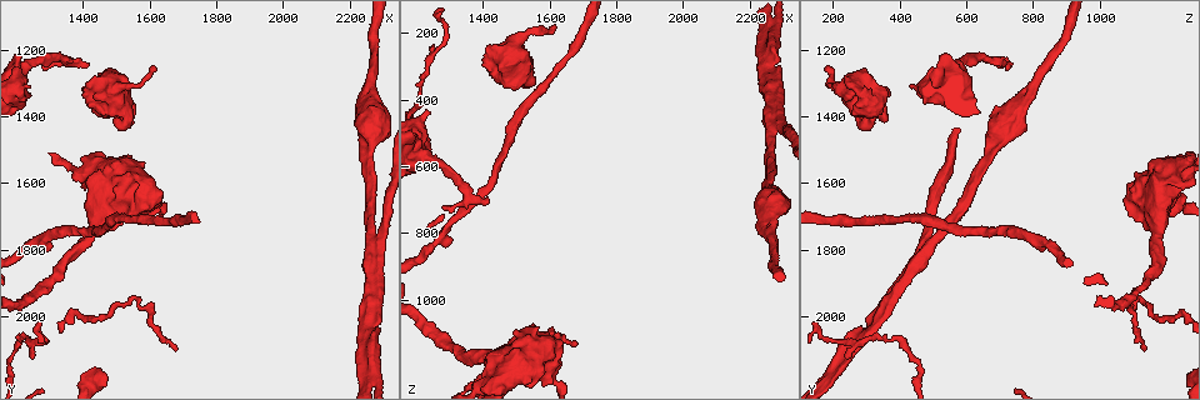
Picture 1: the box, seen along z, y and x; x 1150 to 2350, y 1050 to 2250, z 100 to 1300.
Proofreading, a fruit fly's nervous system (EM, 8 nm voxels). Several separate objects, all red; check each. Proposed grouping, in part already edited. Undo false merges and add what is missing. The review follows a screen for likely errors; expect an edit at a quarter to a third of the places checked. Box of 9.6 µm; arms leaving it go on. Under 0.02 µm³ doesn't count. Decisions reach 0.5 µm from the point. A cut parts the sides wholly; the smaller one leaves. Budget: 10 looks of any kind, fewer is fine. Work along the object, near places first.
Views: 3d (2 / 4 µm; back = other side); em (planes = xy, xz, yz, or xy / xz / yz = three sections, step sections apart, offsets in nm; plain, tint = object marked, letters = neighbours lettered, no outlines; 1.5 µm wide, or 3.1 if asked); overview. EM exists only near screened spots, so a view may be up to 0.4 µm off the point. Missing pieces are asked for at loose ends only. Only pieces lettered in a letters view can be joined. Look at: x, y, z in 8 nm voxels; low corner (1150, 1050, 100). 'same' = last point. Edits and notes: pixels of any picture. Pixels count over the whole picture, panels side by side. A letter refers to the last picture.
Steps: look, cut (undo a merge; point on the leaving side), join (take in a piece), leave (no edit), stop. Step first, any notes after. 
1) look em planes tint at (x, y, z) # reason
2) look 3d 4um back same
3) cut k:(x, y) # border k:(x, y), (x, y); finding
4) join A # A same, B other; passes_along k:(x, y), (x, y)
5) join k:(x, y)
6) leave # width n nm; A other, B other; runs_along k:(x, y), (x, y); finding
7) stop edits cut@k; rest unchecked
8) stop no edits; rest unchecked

look 3d 4um at (1410, 1240, 690) # branch stops here

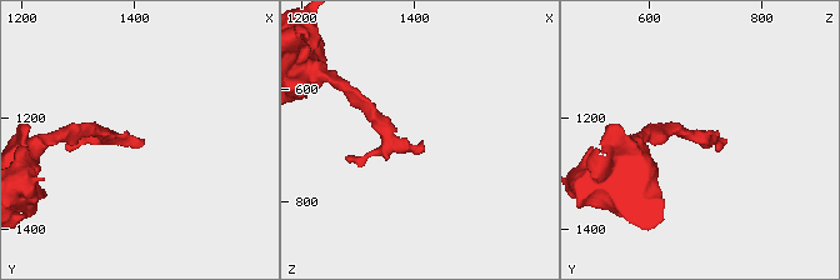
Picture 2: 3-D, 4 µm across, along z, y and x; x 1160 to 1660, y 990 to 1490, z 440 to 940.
look em yz step 8 letters at (1415, 1245, 700)

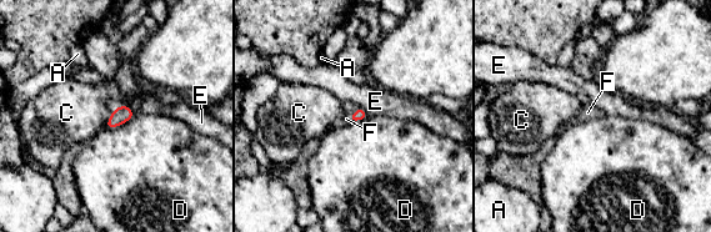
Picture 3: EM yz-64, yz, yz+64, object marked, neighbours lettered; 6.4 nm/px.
look em planes letters same

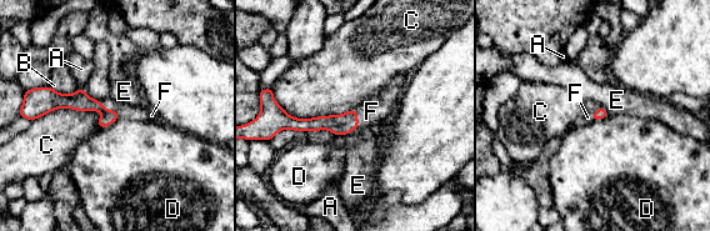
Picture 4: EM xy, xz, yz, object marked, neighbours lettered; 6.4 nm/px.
join F # A other, B other, C other, D other, E other, F same; passes_along 4:(344, 124), (356, 117), (371, 111); it goes on there

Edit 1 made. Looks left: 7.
look 3d 4um at (1230, 1240, 570) # four-way junction

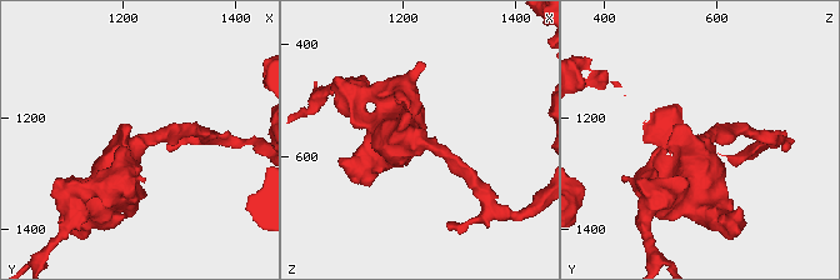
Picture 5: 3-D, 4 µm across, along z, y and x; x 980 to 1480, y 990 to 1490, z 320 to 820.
look em planes letters at (1235, 1250, 565) # arms 4

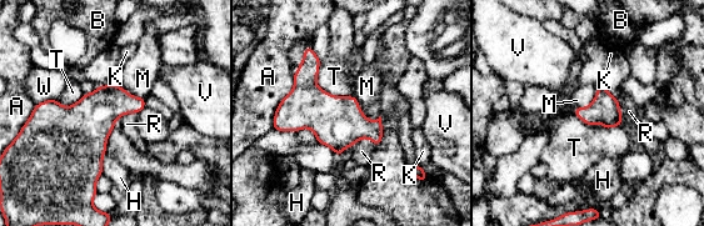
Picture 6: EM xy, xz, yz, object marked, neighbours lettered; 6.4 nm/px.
leave # longest_contact A 400 nm; A other, B other, H other, K other, M other, R other, T other, V other, W other; border 6:(599, 85), (588, 105), (572, 111); all the same neuron

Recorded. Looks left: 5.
look em xz step 8 plain at (1620, 1260, 170) # tapers out

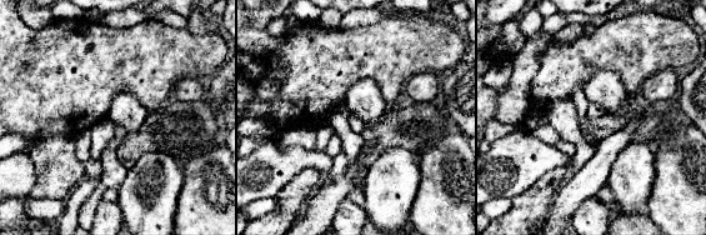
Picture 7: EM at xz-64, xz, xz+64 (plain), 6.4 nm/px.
look em xz step 8 letters same # see the neighbours

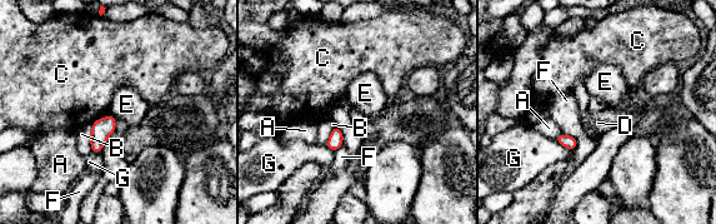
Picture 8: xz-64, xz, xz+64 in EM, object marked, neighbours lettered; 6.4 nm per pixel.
leave # A other, B other, C other, D other, E other, F other, G other; border 8:(110, 113), (114, 118); none of them fits

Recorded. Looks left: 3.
look 3d 4um at (1670, 2100, 1140) # tapers out

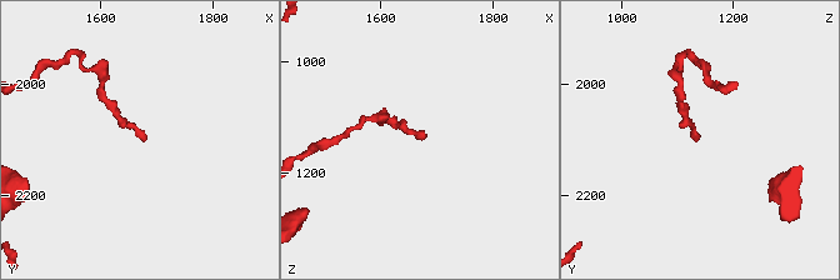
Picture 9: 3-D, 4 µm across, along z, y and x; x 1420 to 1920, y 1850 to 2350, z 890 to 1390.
look em planes tint at (1680, 2095, 1140)

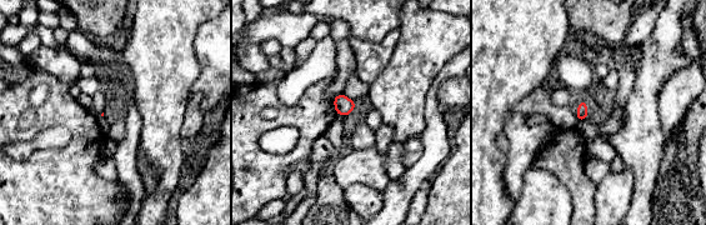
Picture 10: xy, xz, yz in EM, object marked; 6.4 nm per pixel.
look em planes letters same

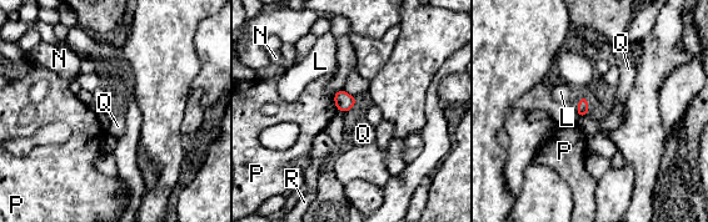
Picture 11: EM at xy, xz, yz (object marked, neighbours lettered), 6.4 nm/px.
leave # L other, N other, P other, Q other, R other; border 11:(588, 112), (578, 119); no lettered piece goes on from it

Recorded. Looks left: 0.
stop edits join@4; rest unchecked

